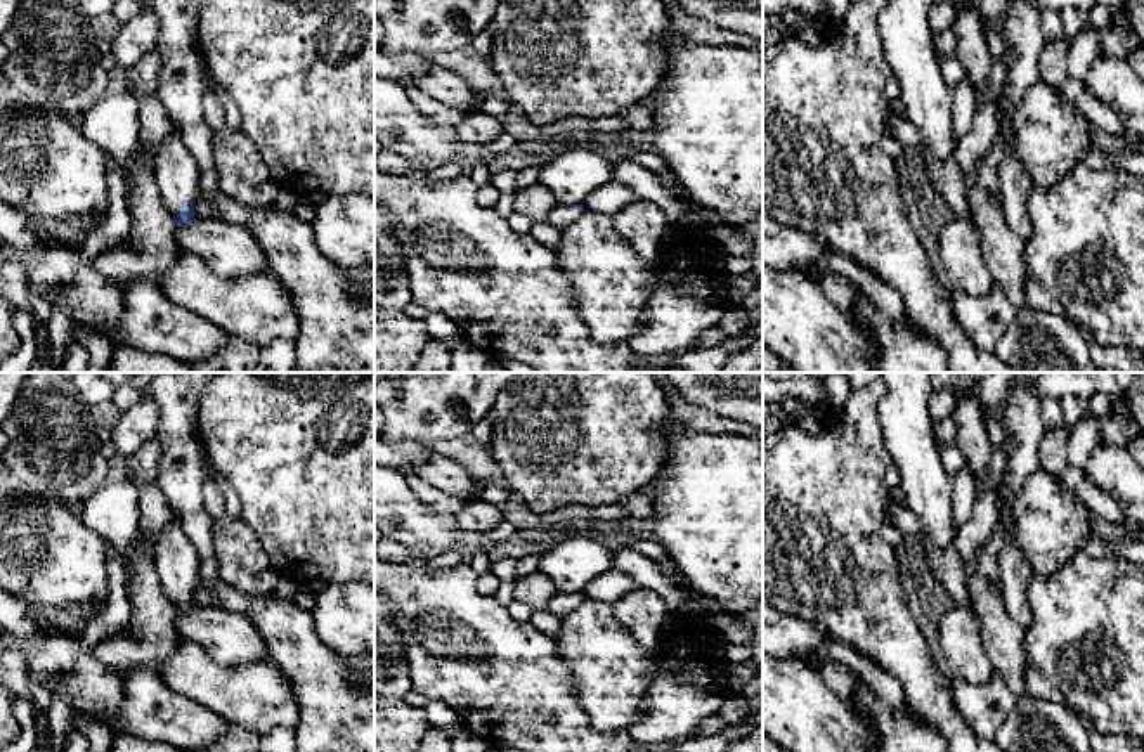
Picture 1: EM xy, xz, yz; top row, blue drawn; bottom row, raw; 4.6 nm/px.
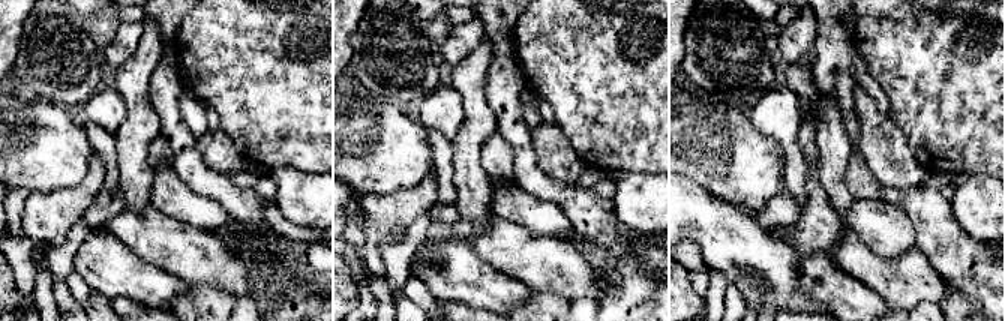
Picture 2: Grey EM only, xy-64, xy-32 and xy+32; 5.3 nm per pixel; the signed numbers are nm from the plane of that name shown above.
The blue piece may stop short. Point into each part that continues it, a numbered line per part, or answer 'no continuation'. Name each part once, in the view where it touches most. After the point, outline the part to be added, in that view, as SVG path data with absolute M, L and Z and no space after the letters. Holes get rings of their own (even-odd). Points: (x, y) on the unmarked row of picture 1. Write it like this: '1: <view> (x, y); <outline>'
1: xy (175, 558); M173 515L154 548L154 565L165 596L177 605L185 587L198 582L198 551Z

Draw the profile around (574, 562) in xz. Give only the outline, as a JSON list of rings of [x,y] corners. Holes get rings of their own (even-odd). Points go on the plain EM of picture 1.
[[[572,537],[541,558],[539,572],[548,575],[560,593],[584,593],[586,586],[614,568],[614,553],[601,542]]]

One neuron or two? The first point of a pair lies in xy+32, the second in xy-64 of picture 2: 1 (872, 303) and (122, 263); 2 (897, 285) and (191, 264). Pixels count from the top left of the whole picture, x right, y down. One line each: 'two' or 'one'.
1: one
2: one

